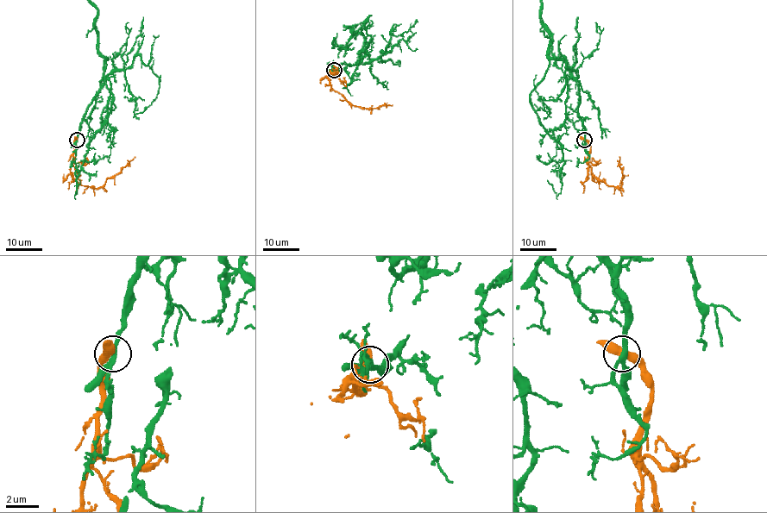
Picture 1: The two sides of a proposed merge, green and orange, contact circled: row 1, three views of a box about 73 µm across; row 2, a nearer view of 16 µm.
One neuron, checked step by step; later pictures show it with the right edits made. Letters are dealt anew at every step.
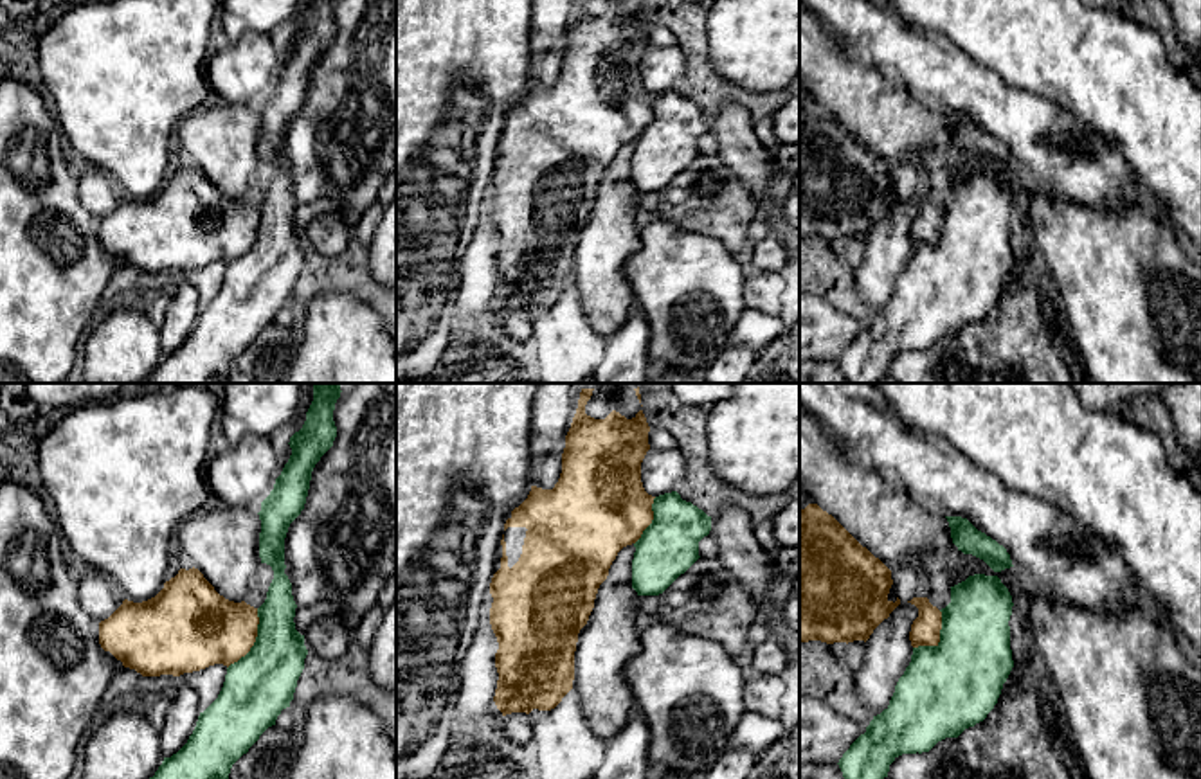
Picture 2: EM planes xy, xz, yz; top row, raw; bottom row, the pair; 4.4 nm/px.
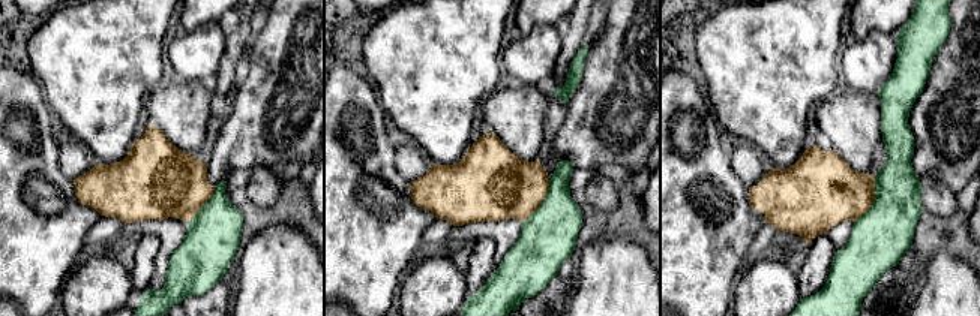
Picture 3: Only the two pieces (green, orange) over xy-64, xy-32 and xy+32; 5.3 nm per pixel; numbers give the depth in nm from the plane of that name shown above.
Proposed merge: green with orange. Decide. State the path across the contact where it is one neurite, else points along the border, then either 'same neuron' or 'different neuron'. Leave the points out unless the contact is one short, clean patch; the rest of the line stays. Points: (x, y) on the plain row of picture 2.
along xy (258, 205), (254, 241), (227, 265) | different neuron

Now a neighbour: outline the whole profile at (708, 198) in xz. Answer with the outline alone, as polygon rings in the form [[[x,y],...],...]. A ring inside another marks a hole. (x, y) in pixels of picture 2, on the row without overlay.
[[[699,155],[661,191],[657,214],[736,254],[745,246],[758,201],[718,155]]]

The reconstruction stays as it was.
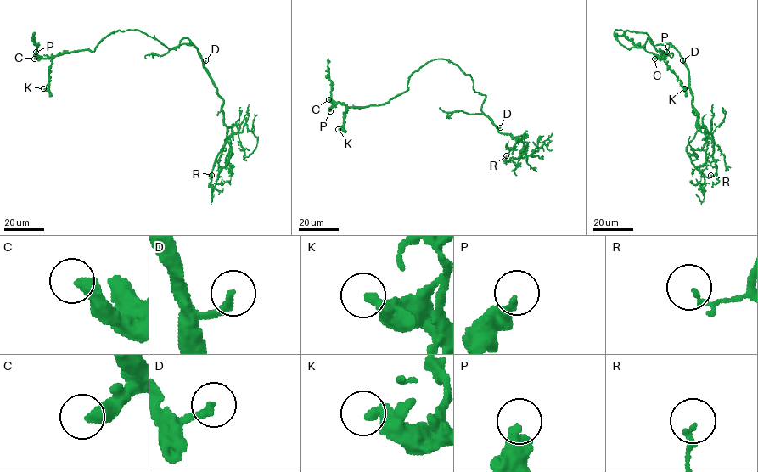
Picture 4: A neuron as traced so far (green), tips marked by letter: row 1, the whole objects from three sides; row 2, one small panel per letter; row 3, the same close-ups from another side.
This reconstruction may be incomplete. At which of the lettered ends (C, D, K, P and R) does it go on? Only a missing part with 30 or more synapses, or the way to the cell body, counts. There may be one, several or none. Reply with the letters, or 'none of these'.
C, D

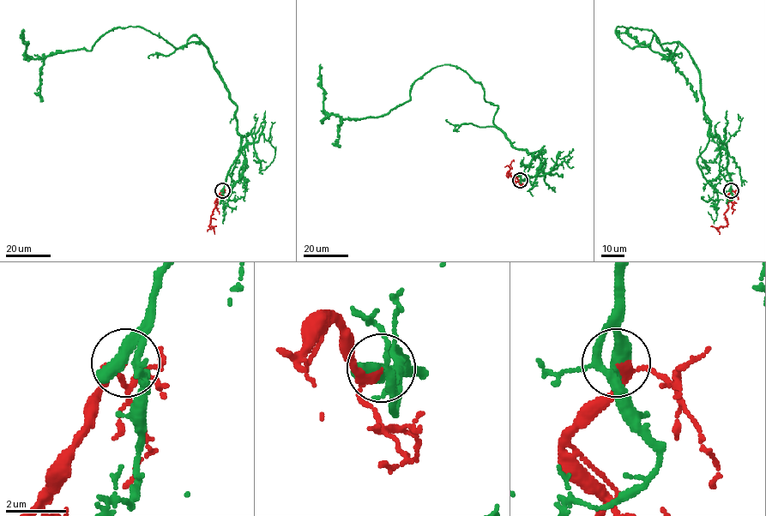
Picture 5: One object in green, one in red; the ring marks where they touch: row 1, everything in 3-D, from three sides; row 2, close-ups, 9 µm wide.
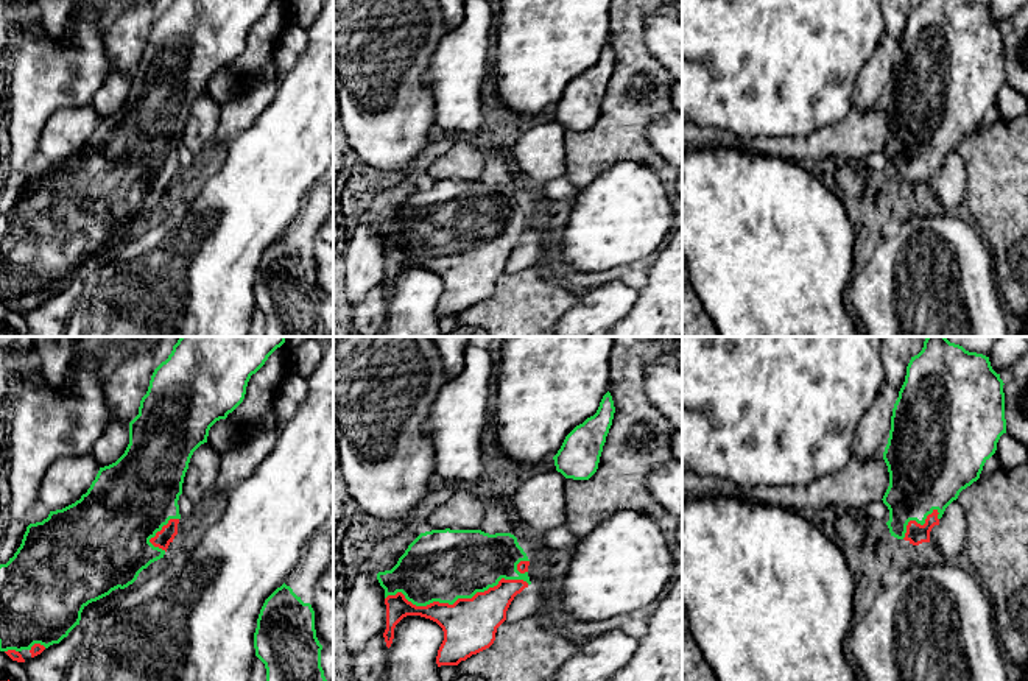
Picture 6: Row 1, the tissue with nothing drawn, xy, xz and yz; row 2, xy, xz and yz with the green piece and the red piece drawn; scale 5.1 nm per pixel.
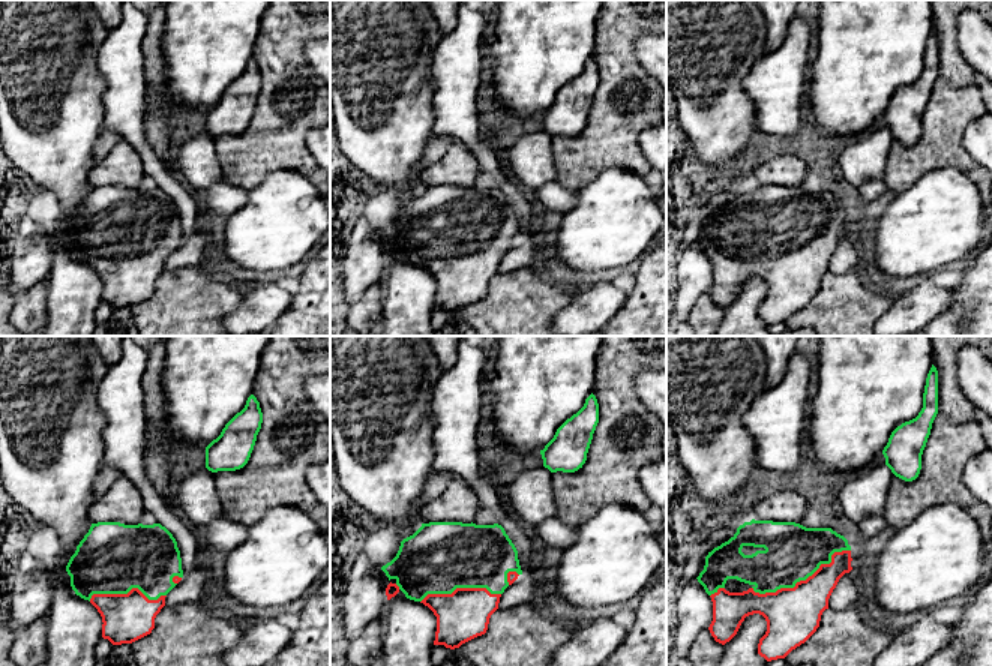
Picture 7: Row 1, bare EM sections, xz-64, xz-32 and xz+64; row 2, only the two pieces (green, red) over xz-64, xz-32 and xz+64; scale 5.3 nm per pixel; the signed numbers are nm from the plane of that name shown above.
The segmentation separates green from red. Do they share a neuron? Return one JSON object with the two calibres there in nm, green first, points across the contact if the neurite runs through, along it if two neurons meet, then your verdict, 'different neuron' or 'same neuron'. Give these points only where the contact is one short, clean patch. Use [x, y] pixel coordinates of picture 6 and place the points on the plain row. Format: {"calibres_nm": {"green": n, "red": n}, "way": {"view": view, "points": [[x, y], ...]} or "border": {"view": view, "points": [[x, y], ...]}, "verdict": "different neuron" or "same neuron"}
{"calibres_nm": {"green": 380, "red": 280}, "verdict": "same neuron"}

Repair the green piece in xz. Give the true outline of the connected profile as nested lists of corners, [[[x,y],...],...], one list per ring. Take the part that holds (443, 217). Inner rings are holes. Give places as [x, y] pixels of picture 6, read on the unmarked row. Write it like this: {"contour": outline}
{"contour": [[[421,184],[391,221],[377,224],[385,240],[386,298],[403,268],[421,266],[444,282],[438,318],[458,316],[489,299],[511,252],[531,235],[528,217],[511,184]]]}

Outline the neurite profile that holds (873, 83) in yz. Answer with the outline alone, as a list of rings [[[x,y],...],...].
[[[883,36],[874,56],[863,65],[852,95],[852,109],[869,112],[883,108],[891,81],[891,67],[899,42]]]

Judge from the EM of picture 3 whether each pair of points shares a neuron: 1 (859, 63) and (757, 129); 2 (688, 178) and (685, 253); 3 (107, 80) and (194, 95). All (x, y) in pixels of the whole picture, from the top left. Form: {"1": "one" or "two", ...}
{"1": "two", "2": "one", "3": "two"}

